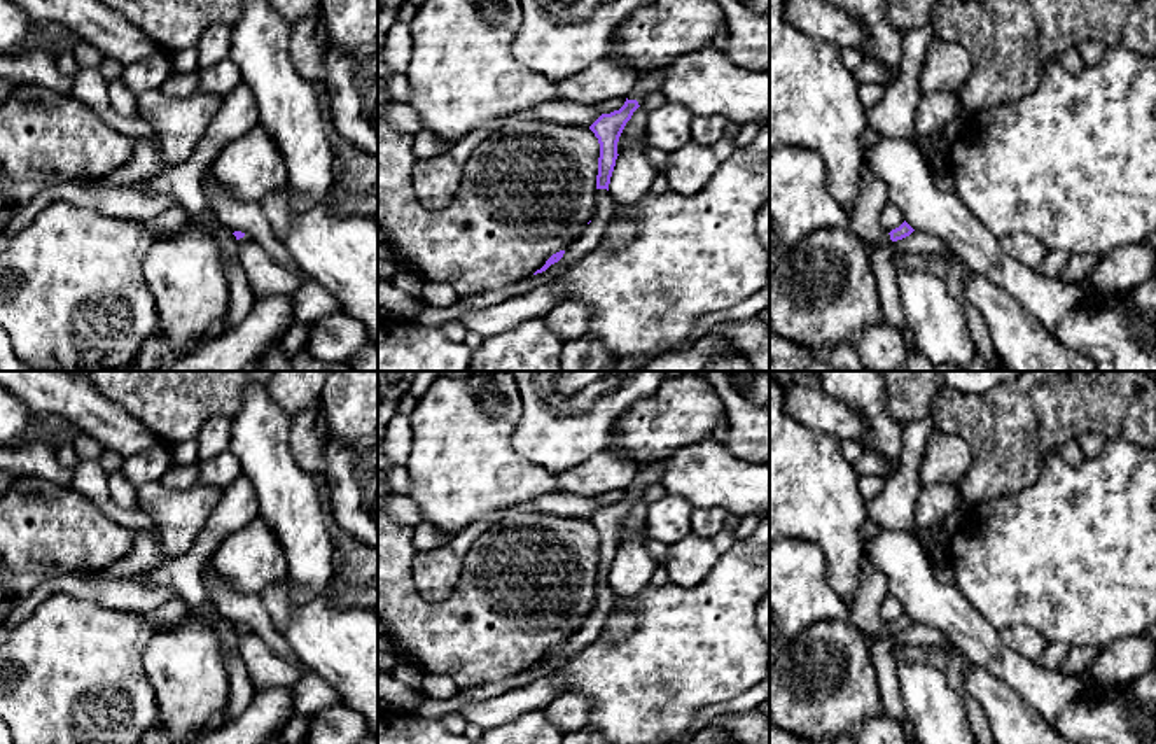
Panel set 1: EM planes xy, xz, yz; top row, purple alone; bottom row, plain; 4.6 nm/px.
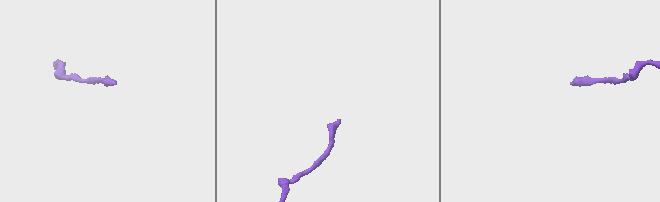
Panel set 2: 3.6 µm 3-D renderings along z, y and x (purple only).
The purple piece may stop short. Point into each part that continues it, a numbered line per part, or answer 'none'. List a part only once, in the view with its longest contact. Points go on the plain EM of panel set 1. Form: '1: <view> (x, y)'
1: xz (647, 475)

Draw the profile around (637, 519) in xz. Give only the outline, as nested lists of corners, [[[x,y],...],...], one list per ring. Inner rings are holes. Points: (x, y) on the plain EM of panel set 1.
[[[638,499],[633,504],[631,511],[626,515],[626,518],[624,518],[624,522],[619,529],[617,546],[623,541],[637,536],[640,532],[640,529],[645,527],[645,523],[647,523],[647,508],[649,508],[649,504],[644,499]]]

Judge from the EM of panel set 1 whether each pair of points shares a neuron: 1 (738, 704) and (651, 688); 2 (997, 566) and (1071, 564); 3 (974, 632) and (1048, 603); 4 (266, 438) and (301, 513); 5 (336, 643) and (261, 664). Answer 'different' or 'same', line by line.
1: different
2: same
3: different
4: same
5: different

